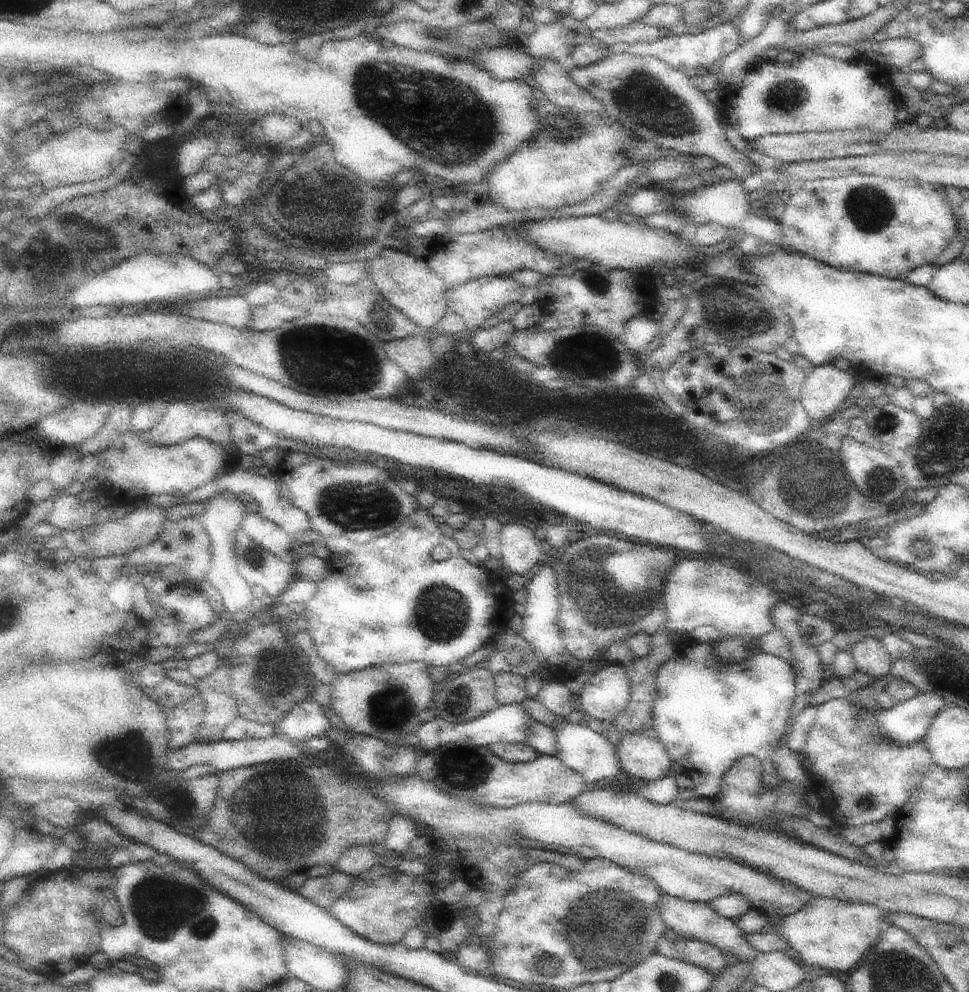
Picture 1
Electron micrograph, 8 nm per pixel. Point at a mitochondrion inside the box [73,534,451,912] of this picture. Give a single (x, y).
(268, 820)

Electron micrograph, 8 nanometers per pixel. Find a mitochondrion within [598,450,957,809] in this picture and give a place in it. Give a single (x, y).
(876, 477)

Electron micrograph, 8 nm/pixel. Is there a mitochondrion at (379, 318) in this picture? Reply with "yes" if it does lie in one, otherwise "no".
yes

